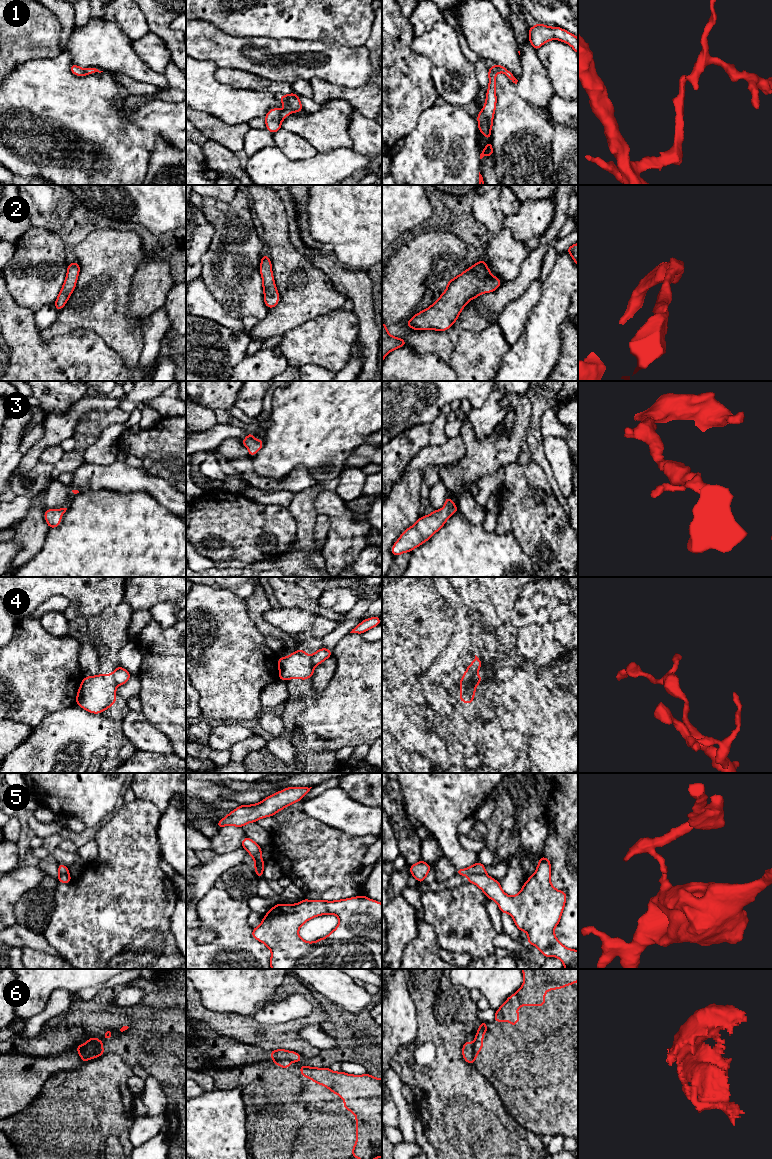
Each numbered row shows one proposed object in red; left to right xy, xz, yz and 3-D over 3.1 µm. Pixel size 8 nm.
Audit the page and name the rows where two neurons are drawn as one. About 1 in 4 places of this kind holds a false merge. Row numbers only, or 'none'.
4, 5, 6

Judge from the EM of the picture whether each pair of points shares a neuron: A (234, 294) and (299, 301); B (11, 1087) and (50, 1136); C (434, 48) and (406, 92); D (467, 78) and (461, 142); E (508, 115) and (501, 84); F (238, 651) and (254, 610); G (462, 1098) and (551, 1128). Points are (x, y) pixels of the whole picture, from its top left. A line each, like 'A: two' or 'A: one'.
A: two
B: two
C: two
D: two
E: one
F: two
G: two

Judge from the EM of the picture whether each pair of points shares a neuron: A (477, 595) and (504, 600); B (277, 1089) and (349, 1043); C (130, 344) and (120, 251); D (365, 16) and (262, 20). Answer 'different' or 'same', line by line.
A: same
B: different
C: same
D: same

